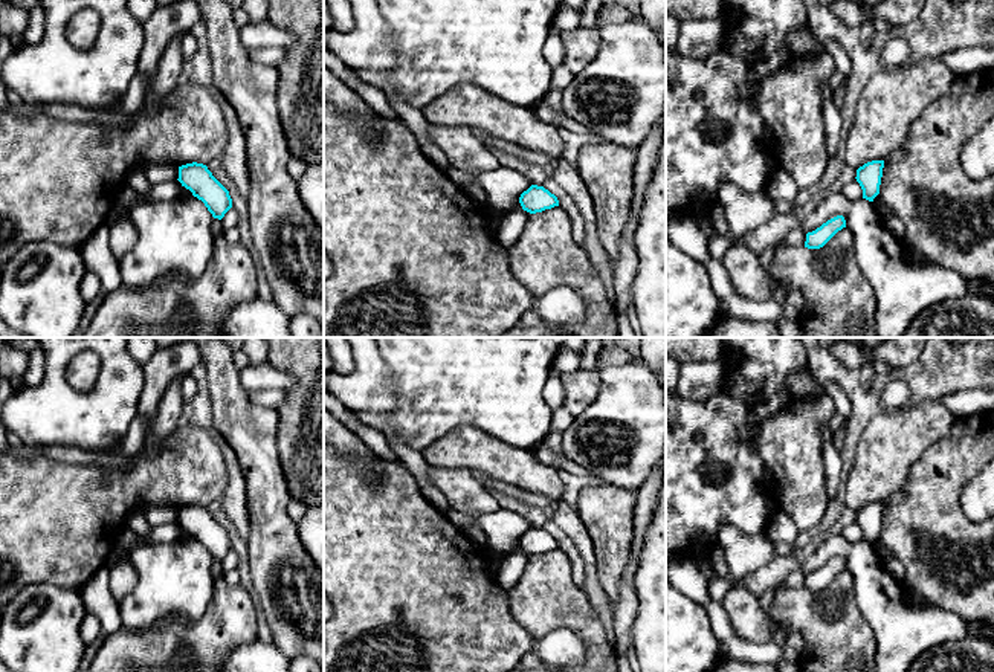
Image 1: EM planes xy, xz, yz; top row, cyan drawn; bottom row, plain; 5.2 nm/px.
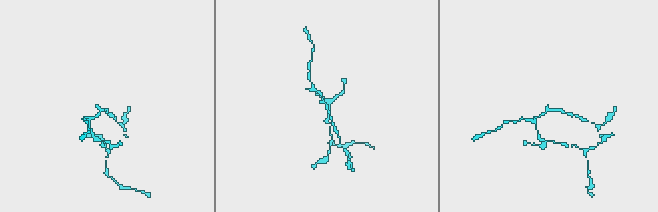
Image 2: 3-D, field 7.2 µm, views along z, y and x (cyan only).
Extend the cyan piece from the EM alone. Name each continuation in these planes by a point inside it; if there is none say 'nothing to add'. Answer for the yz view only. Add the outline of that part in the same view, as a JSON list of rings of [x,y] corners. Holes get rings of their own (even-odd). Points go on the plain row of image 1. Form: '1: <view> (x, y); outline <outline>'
nothing to add

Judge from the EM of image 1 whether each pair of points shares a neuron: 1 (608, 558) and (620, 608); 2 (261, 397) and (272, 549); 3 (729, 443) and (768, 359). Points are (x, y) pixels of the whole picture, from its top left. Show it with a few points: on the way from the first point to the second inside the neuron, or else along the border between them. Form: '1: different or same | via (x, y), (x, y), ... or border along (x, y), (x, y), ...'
1: different | border along (628, 564), (622, 578), (620, 596), (614, 605)
2: different | border along (249, 394), (257, 402), (277, 411)
3: same | via (729, 422), (730, 416), (753, 388), (753, 381)

